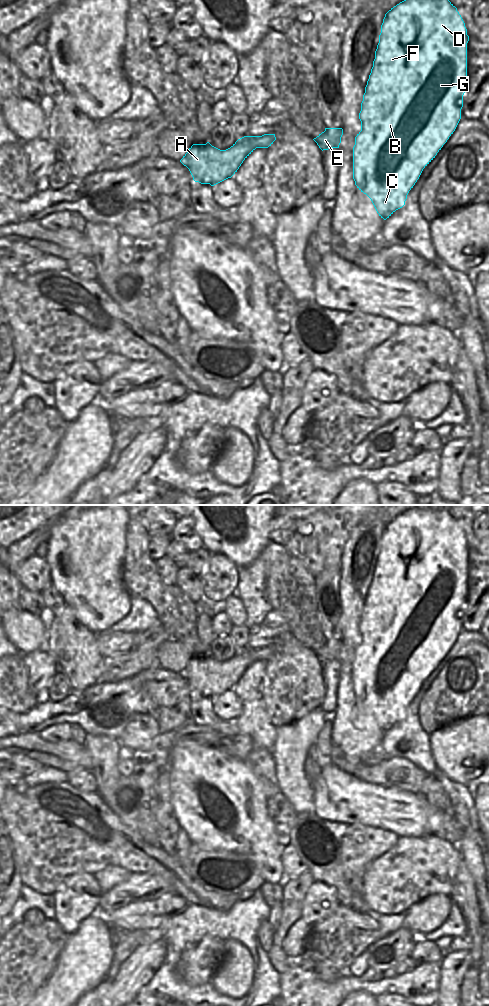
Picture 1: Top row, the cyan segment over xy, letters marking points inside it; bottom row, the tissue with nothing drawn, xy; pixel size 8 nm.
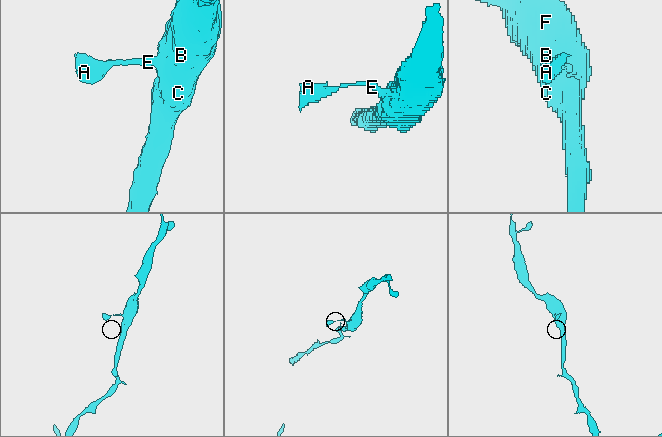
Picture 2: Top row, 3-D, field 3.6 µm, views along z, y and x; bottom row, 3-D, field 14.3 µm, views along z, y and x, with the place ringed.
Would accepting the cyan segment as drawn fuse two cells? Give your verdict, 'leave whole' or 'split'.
leave whole

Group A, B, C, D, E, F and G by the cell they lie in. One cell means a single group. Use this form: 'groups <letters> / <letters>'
groups A B C D E F G

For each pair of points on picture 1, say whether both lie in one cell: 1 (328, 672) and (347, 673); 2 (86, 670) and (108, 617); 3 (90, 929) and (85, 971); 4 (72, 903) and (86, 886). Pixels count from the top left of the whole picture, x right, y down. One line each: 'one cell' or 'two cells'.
1: two cells
2: two cells
3: one cell
4: one cell

